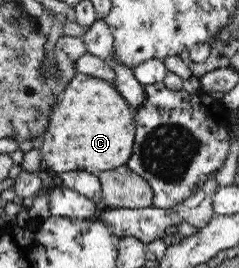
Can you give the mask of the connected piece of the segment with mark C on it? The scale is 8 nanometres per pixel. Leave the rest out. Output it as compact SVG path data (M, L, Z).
M77 73L62 90L61 97L51 109L48 128L44 130L40 146L43 164L55 173L85 171L94 174L127 165L132 154L136 123L131 104L106 80Z

